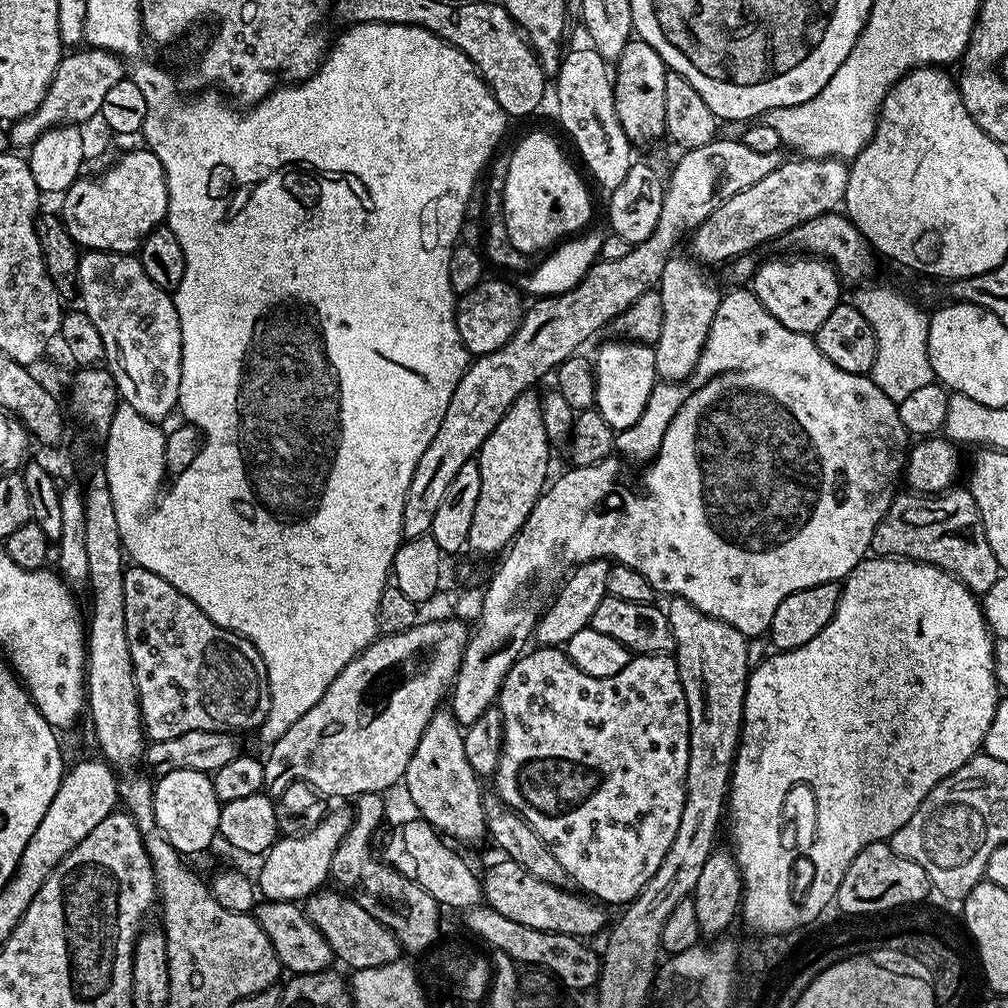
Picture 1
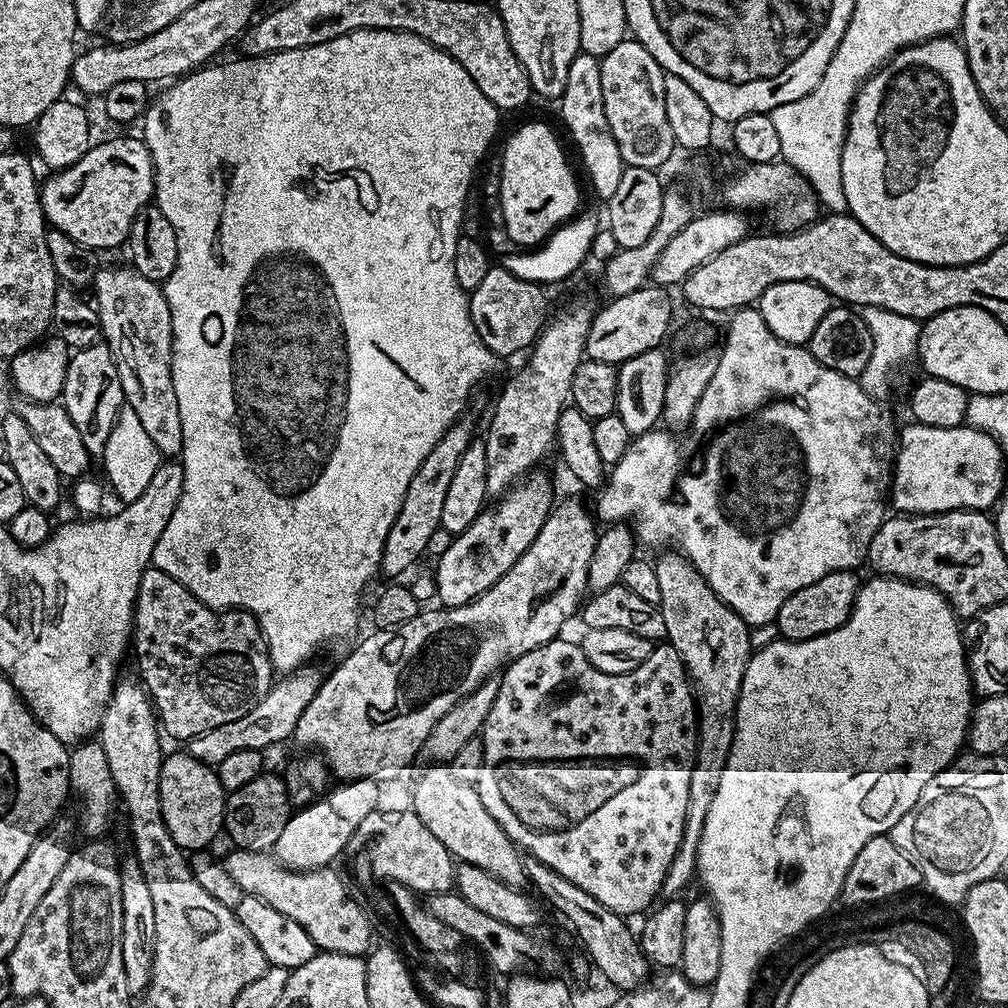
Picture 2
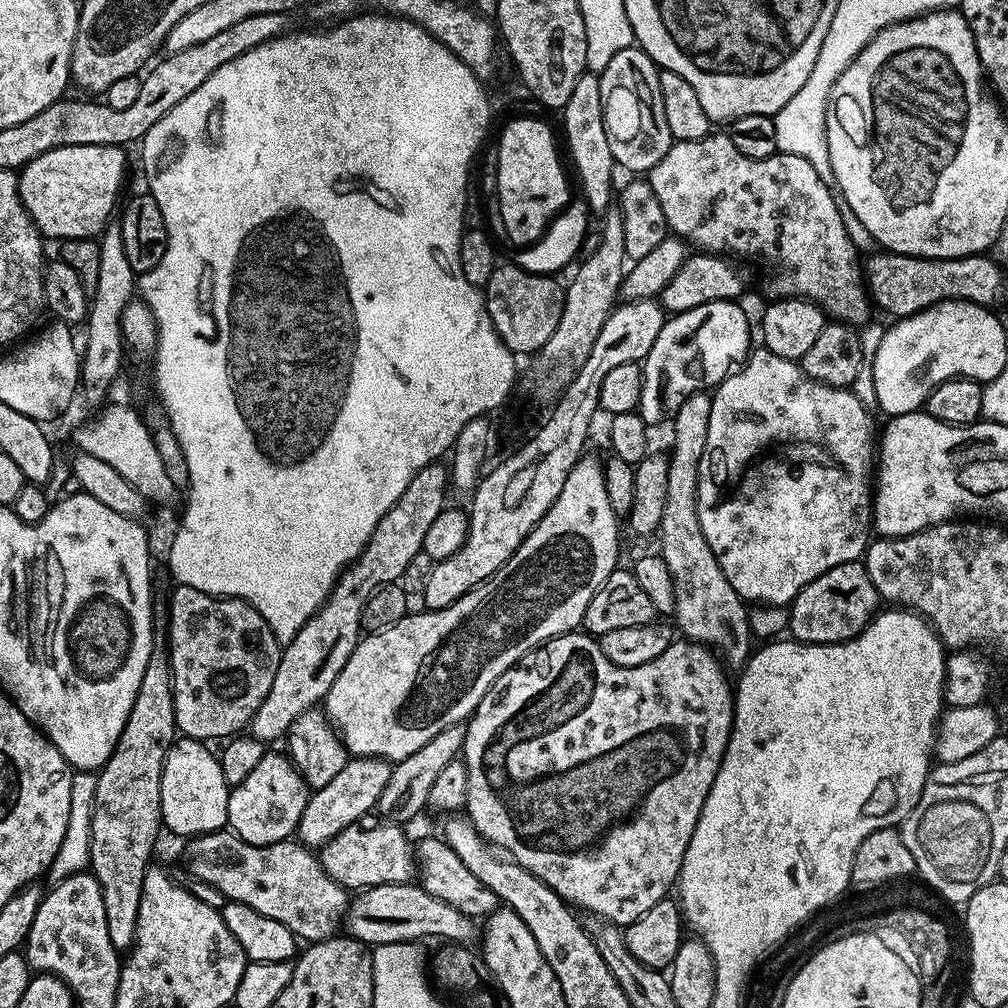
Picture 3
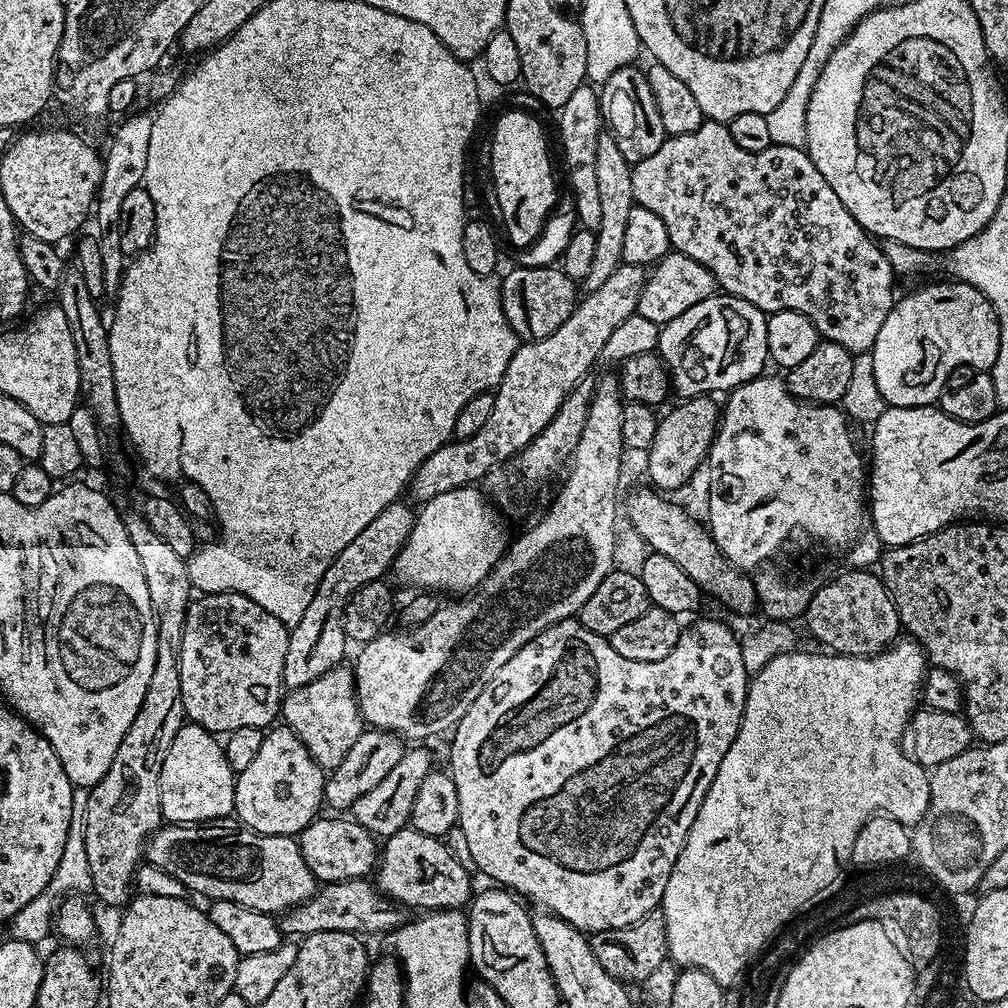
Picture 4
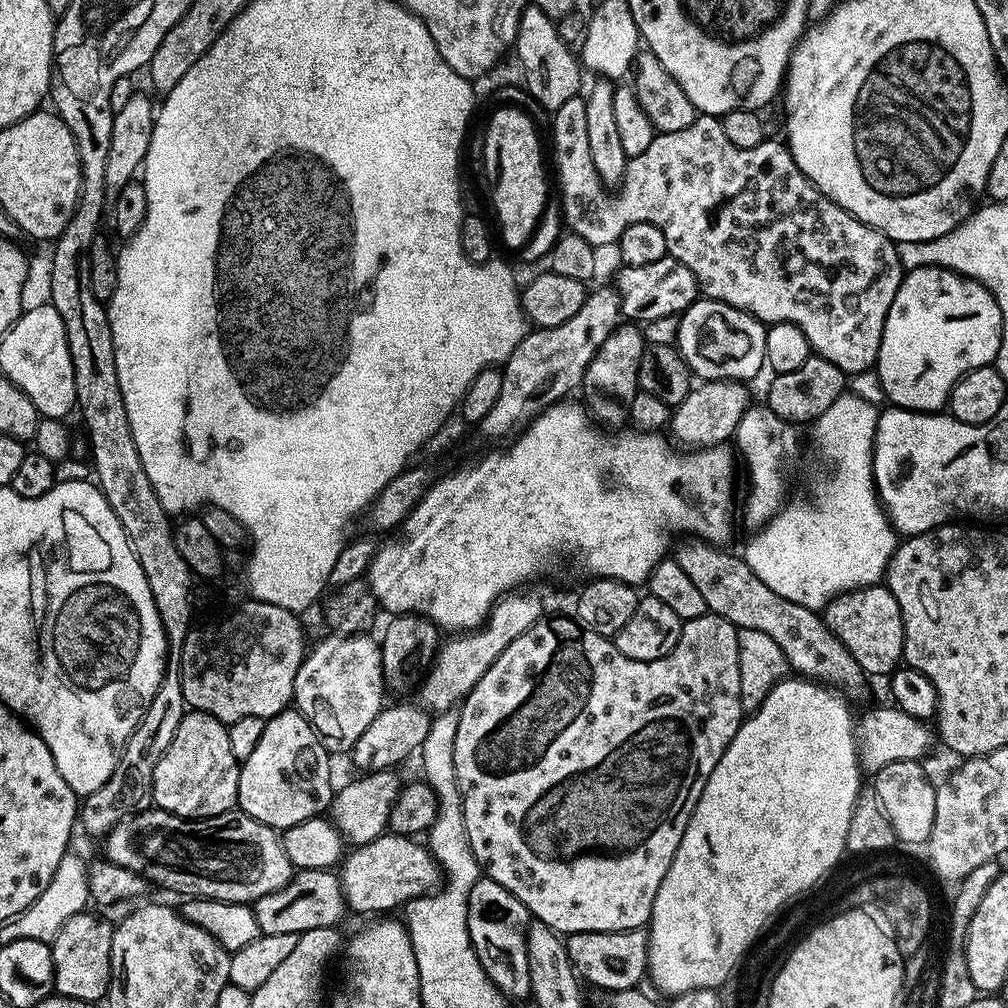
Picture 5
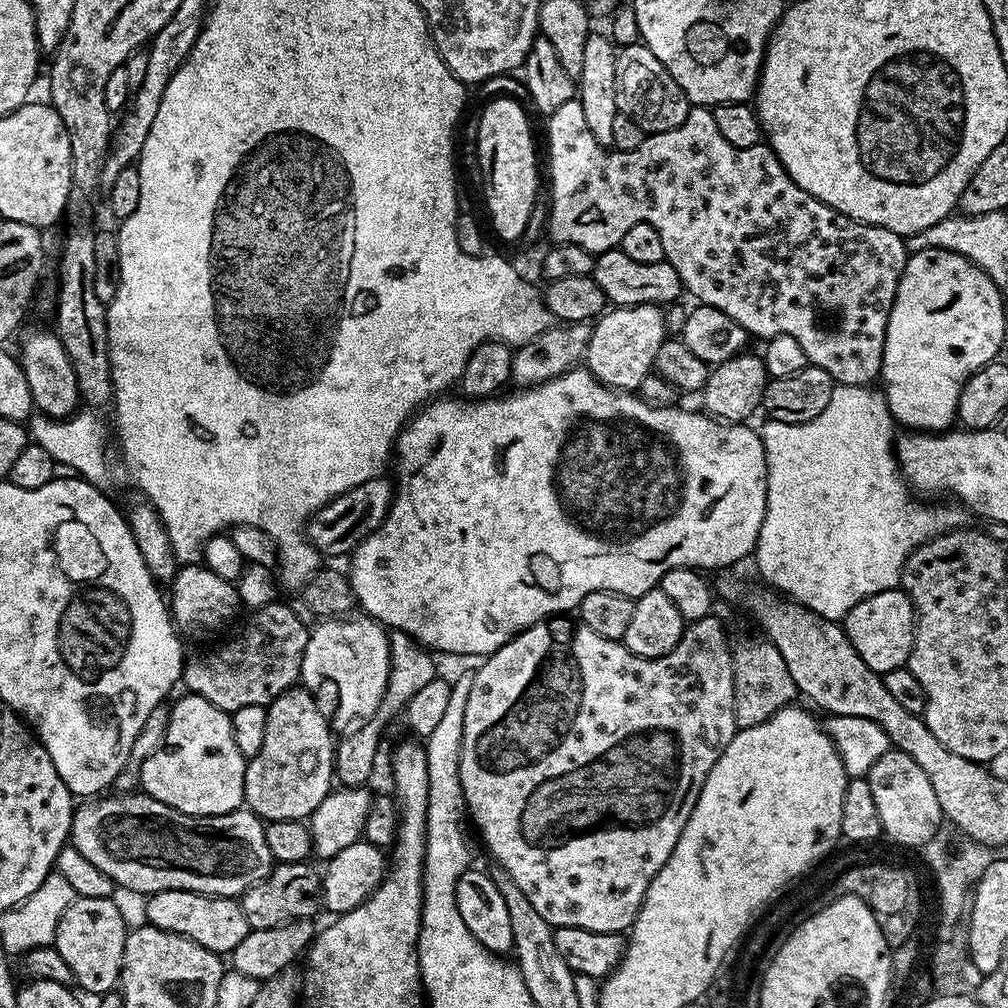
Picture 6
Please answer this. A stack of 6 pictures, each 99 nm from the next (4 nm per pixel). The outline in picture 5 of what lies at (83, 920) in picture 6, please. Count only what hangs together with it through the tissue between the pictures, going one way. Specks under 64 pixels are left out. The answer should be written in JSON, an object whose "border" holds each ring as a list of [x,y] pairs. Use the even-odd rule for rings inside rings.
{"border":[[[92,910],[74,914],[74,918],[58,930],[50,943],[56,971],[54,988],[59,995],[93,1002],[103,1001],[107,997],[112,981],[112,930],[113,925],[95,916]]]}

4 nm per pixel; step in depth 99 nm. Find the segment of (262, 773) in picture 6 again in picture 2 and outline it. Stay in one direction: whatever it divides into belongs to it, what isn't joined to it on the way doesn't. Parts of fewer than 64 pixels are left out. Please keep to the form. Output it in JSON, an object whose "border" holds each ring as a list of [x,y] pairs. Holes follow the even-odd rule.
{"border":[[[261,774],[254,778],[254,782],[246,782],[242,790],[231,793],[224,801],[223,831],[233,840],[237,849],[246,852],[268,852],[275,849],[278,834],[283,828],[294,809],[288,795],[283,779],[279,775],[268,776]]]}

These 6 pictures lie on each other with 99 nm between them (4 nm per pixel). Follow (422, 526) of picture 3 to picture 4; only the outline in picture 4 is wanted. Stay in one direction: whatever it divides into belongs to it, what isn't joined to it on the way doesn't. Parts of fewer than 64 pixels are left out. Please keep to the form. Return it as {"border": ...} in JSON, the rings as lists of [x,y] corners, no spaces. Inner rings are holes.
{"border":[[[404,502],[386,506],[378,518],[373,518],[362,529],[362,534],[349,542],[346,550],[326,566],[326,574],[322,574],[322,582],[318,582],[318,590],[314,590],[314,598],[310,598],[310,606],[306,606],[306,614],[297,624],[291,625],[286,646],[286,662],[284,663],[284,687],[288,690],[301,688],[316,678],[322,678],[332,668],[341,667],[344,651],[350,647],[350,641],[344,632],[344,607],[348,599],[362,586],[375,580],[384,580],[393,571],[398,554],[406,546],[410,532],[416,522],[416,512],[408,509]]]}

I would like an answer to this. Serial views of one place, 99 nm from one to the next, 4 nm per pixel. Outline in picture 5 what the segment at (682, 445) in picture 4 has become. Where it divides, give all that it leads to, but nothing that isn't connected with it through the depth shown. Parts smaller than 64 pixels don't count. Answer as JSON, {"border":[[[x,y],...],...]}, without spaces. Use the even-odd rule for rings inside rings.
{"border":[[[738,380],[697,383],[691,394],[681,404],[675,405],[670,421],[671,435],[677,441],[685,440],[687,447],[692,450],[715,448],[731,441],[736,435],[736,427],[742,414],[750,407],[748,388],[747,383]]]}

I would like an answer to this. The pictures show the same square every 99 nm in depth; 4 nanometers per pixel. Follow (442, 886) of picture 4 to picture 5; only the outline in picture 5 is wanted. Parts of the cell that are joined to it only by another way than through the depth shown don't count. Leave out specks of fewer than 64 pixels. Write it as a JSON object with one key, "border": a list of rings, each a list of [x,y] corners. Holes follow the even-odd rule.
{"border":[[[385,834],[374,842],[353,847],[338,868],[344,903],[356,912],[388,914],[391,908],[407,905],[410,900],[427,896],[442,884],[440,864],[419,839]]]}

